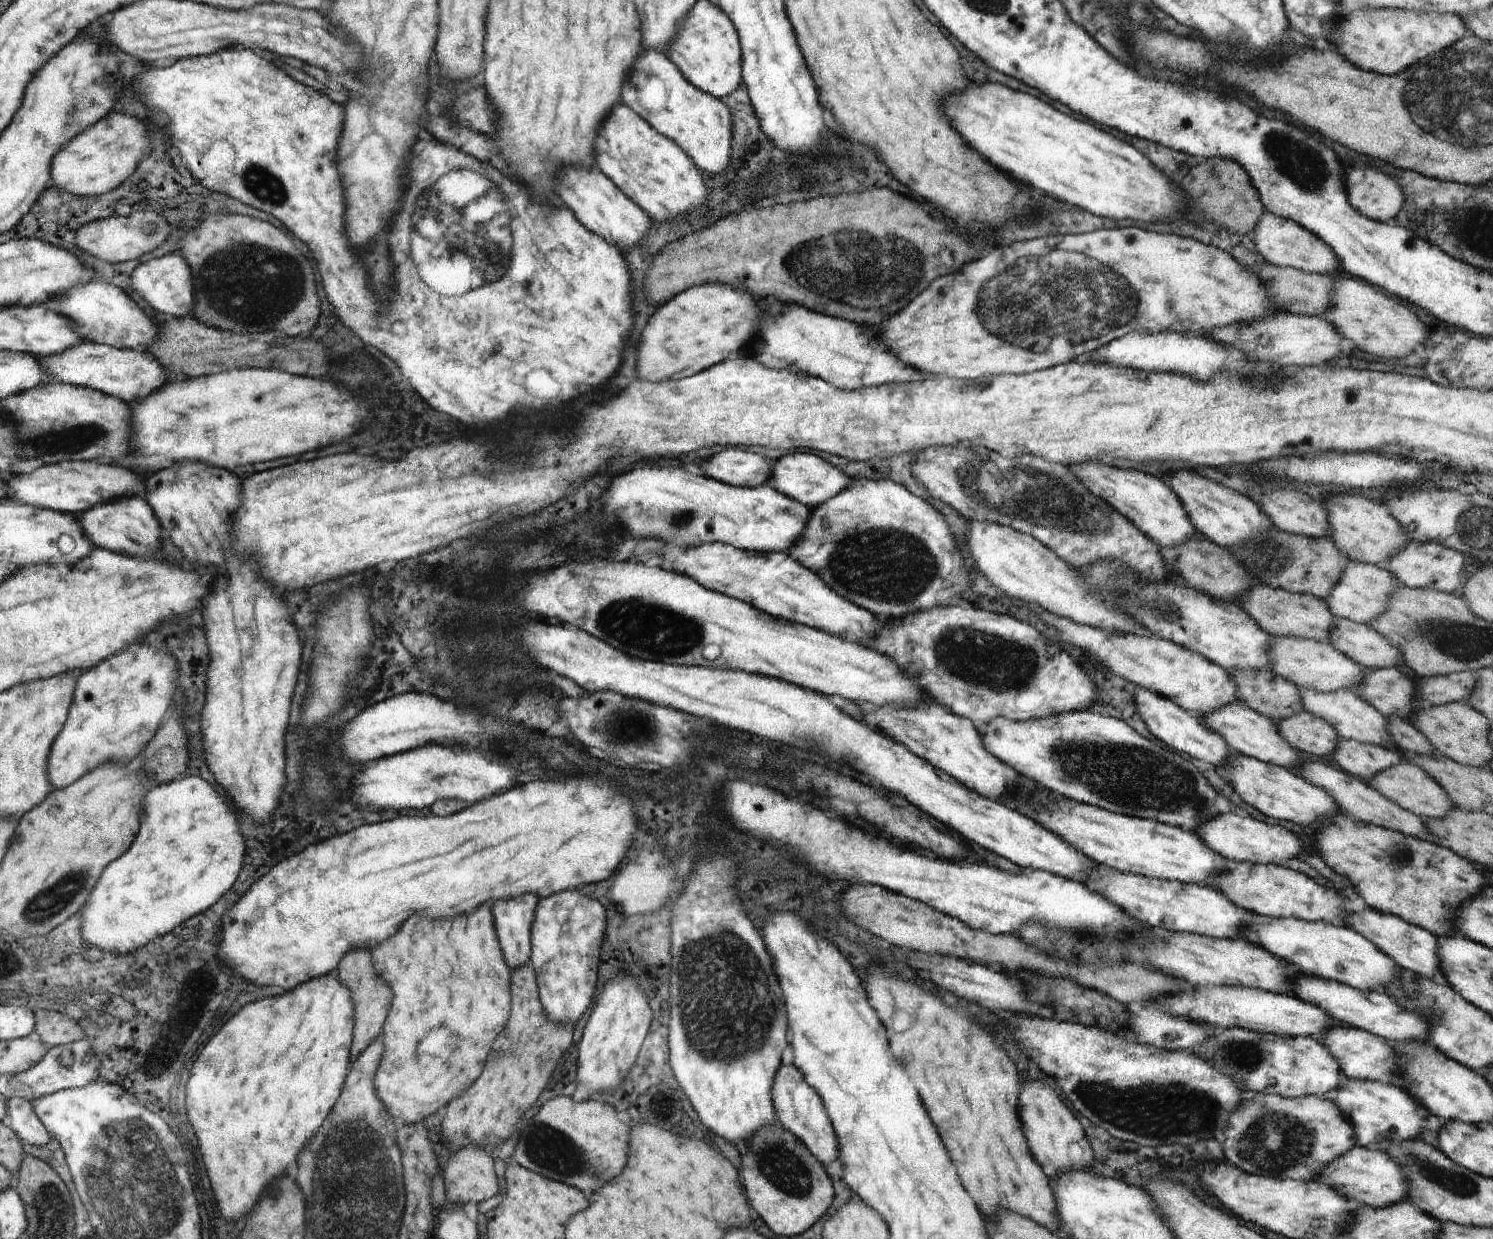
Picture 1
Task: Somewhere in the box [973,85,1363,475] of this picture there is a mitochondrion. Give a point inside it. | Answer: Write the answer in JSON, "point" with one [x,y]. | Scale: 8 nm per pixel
{"point":[1305,167]}

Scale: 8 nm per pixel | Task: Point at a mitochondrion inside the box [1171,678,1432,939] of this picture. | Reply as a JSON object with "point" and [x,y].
{"point":[1398,856]}

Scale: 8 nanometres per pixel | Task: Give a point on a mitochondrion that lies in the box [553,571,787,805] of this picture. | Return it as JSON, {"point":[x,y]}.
{"point":[681,643]}

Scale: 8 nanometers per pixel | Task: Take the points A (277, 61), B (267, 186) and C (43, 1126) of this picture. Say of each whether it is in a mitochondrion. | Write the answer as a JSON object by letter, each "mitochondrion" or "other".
{"A":"other","B":"mitochondrion","C":"other"}

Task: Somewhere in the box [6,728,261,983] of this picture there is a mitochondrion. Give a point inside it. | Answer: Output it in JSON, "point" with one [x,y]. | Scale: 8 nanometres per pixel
{"point":[44,906]}

